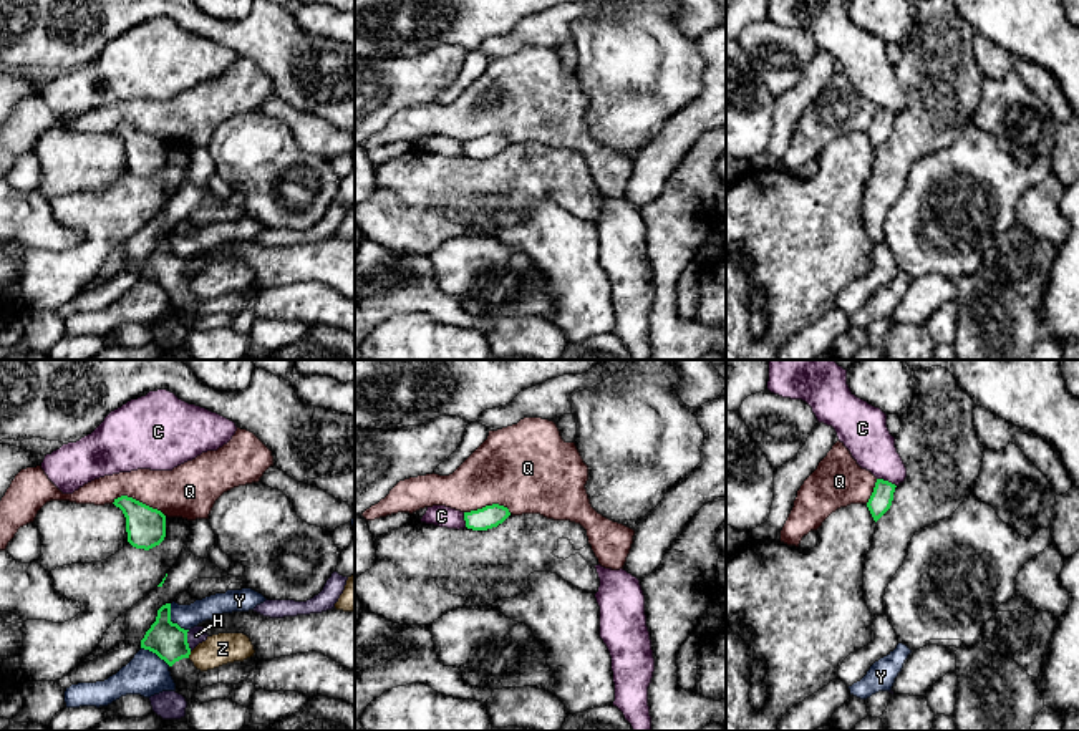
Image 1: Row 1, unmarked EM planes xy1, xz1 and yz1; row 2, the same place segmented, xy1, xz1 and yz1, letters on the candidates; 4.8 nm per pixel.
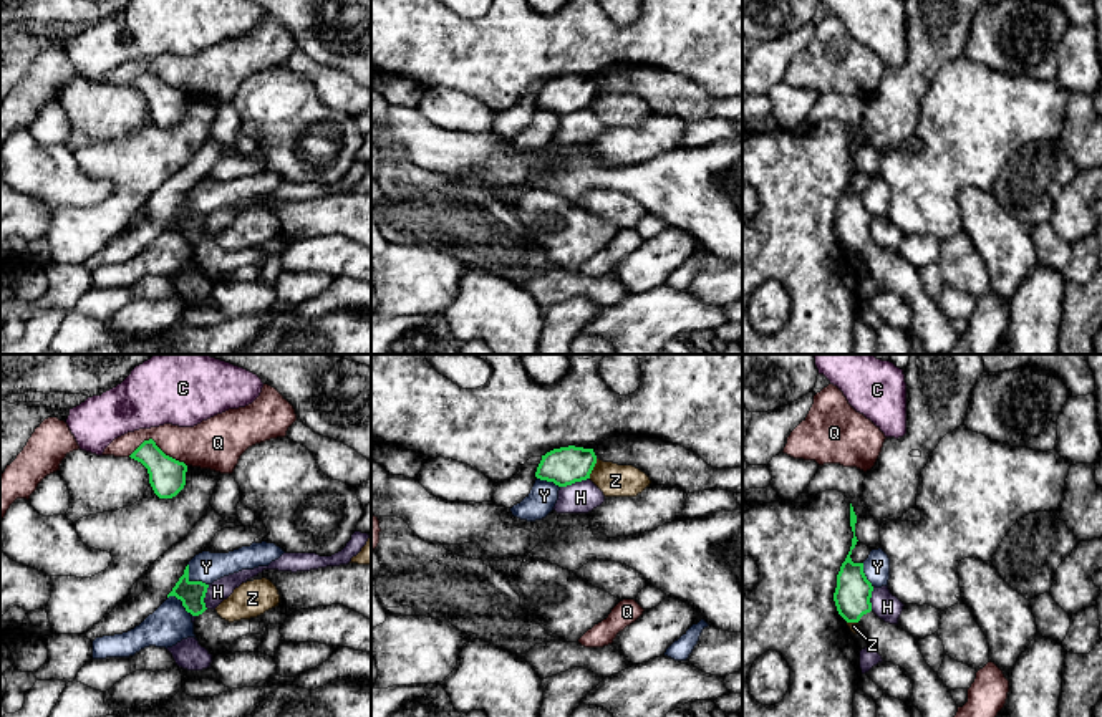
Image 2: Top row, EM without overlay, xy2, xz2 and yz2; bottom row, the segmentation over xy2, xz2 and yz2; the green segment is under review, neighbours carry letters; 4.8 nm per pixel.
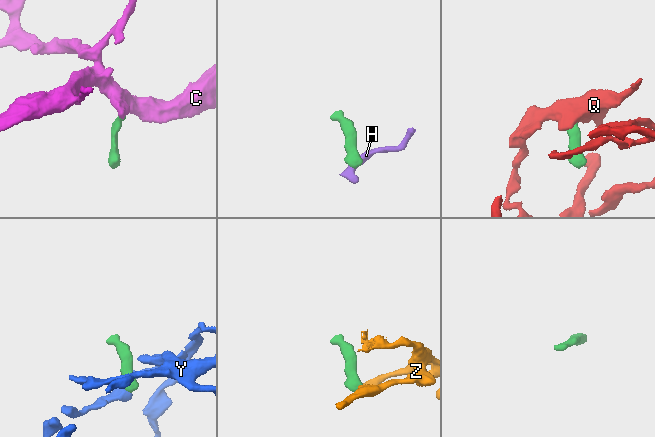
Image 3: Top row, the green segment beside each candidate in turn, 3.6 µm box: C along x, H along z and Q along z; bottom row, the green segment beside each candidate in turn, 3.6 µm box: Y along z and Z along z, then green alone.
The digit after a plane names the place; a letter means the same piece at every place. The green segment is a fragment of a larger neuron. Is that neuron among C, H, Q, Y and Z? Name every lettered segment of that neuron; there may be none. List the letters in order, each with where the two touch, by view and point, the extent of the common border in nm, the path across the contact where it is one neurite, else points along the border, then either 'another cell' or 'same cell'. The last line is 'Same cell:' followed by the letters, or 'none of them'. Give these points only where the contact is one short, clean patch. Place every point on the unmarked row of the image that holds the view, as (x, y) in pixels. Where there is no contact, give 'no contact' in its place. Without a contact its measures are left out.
C: contact yz1 (887, 110); length 100 nm; border yz1 (877, 106), (887, 108), (895, 115); another cell
H: contact xz2 (574, 111); length 150 nm; border xz2 (589, 106), (560, 116); another cell
Q: contact xy2 (156, 75); length 300 nm; border xy2 (128, 85), (144, 70), (151, 68), (166, 83), (186, 95); another cell
Y: contact xy2 (191, 211); length 150 nm; border xy2 (188, 192), (188, 206), (207, 214); another cell
Z: contact xz2 (592, 98); length 100 nm; border xz2 (597, 88), (589, 106); another cell
Same cell: none of them

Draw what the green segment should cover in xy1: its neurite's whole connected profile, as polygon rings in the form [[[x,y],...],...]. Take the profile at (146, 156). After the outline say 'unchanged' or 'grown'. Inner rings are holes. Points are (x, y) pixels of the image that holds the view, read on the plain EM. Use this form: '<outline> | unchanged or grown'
[[[121,124],[113,131],[126,146],[128,171],[136,177],[149,179],[166,166],[166,144],[133,126]]] | unchanged

